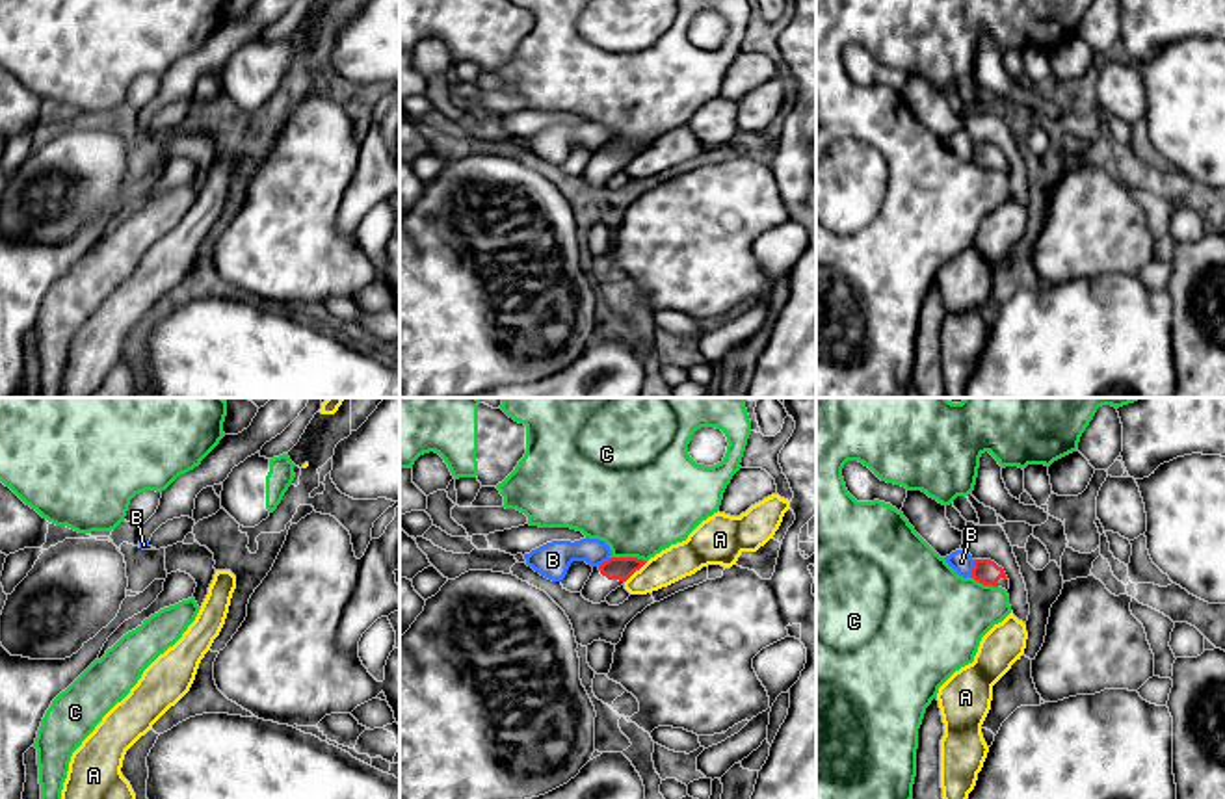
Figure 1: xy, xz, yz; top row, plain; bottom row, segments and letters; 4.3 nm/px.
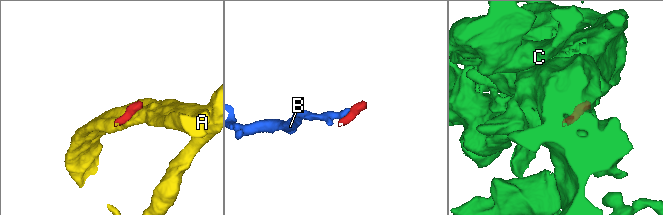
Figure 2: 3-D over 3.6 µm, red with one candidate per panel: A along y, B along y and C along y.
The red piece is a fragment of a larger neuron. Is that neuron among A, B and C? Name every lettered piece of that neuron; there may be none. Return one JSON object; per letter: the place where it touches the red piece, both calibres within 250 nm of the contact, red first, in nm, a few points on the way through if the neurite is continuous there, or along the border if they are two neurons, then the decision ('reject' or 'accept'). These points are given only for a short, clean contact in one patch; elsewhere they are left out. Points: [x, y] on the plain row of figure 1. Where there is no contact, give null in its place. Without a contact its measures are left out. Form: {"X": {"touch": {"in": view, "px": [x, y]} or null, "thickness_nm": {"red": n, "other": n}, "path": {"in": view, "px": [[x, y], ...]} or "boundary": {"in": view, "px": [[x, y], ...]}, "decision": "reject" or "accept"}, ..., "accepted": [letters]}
{"A": {"touch": {"in": "xz", "px": [636, 153]}, "thickness_nm": {"red": 100, "other": 150}, "boundary": {"in": "xz", "px": [[647, 145], [625, 166]]}, "decision": "reject"}, "B": {"touch": {"in": "yz", "px": [973, 153]}, "thickness_nm": {"red": 110, "other": 90}, "boundary": {"in": "yz", "px": [[974, 144], [971, 160]]}, "decision": "reject"}, "C": {"touch": {"in": "xz", "px": [629, 142]}, "thickness_nm": {"red": 100, "other": 460}, "decision": "reject"}, "accepted": []}

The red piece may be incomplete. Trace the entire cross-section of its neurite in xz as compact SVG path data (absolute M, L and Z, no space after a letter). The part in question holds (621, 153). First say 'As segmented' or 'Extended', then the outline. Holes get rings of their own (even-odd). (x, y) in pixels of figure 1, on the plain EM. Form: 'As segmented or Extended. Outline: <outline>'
Extended. Outline: M610 141L599 151L593 151L589 164L582 173L582 180L593 188L600 188L606 180L639 154L647 145L638 141Z

